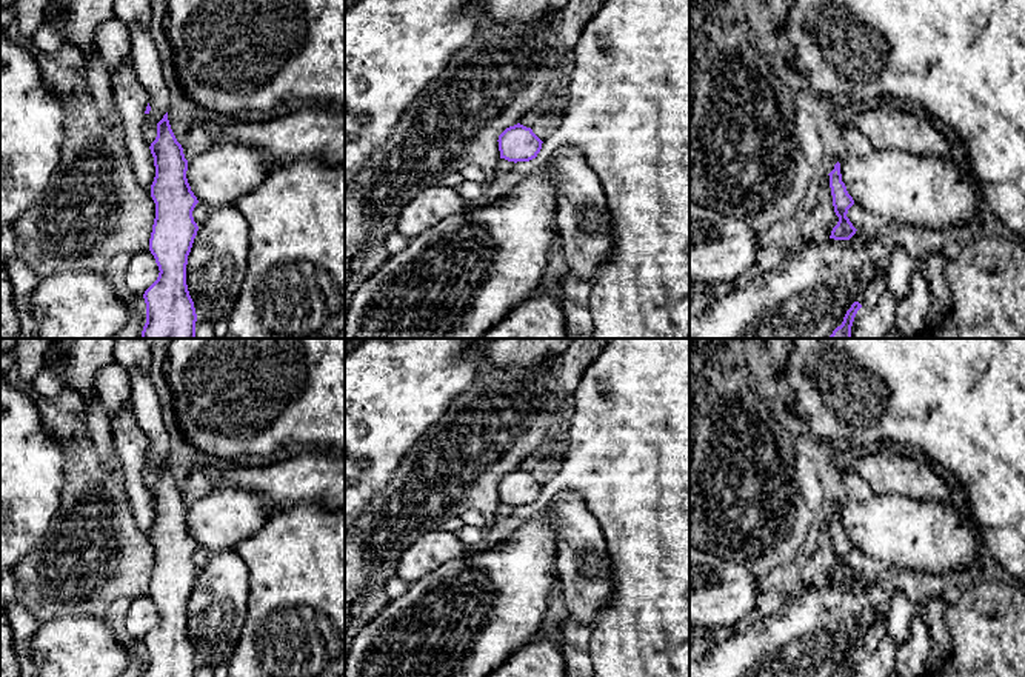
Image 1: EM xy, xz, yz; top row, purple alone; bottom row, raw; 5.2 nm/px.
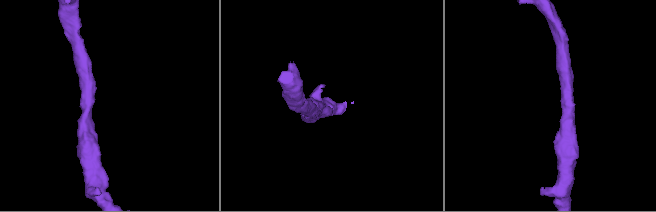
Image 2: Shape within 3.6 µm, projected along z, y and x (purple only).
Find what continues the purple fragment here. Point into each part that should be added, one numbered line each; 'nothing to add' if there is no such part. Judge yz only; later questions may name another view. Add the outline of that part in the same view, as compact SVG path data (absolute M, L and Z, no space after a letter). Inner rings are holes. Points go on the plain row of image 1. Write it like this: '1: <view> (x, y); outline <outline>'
nothing to add

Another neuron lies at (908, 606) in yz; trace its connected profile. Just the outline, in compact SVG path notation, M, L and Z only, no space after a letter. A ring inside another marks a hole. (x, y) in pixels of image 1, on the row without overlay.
M896 589L891 595L886 615L886 635L896 645L902 645L908 639L914 615L916 603L913 603L902 591Z

